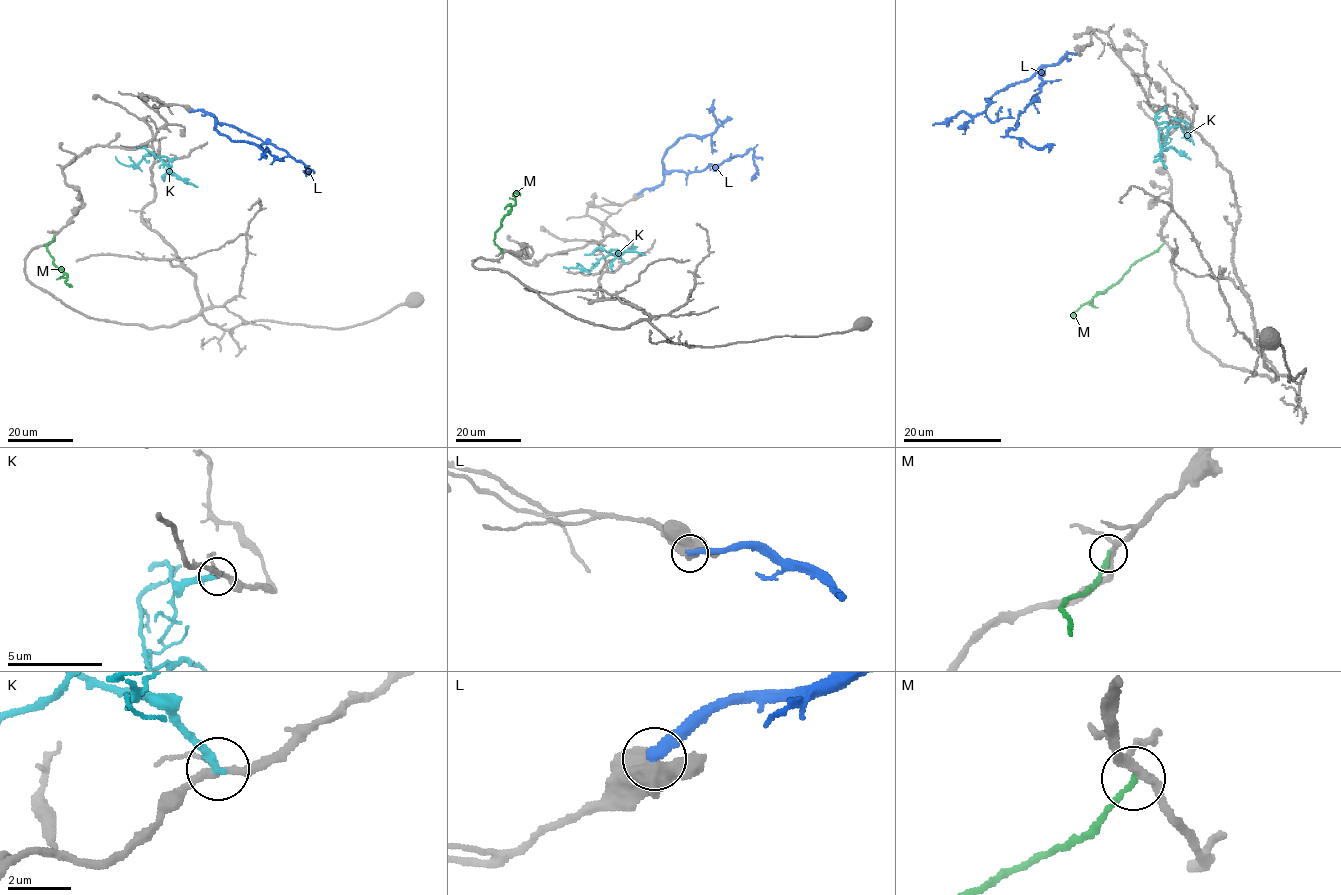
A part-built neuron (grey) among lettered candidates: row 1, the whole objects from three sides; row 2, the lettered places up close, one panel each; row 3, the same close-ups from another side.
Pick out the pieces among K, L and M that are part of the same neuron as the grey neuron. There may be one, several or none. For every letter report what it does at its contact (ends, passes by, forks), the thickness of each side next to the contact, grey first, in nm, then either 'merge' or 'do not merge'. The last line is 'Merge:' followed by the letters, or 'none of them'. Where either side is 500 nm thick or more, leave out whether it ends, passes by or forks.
K: it ends | 220/280 nm | do not merge
L: 650/320 nm | do not merge
M: it ends | 240/190 nm | do not merge
Merge: none of them

